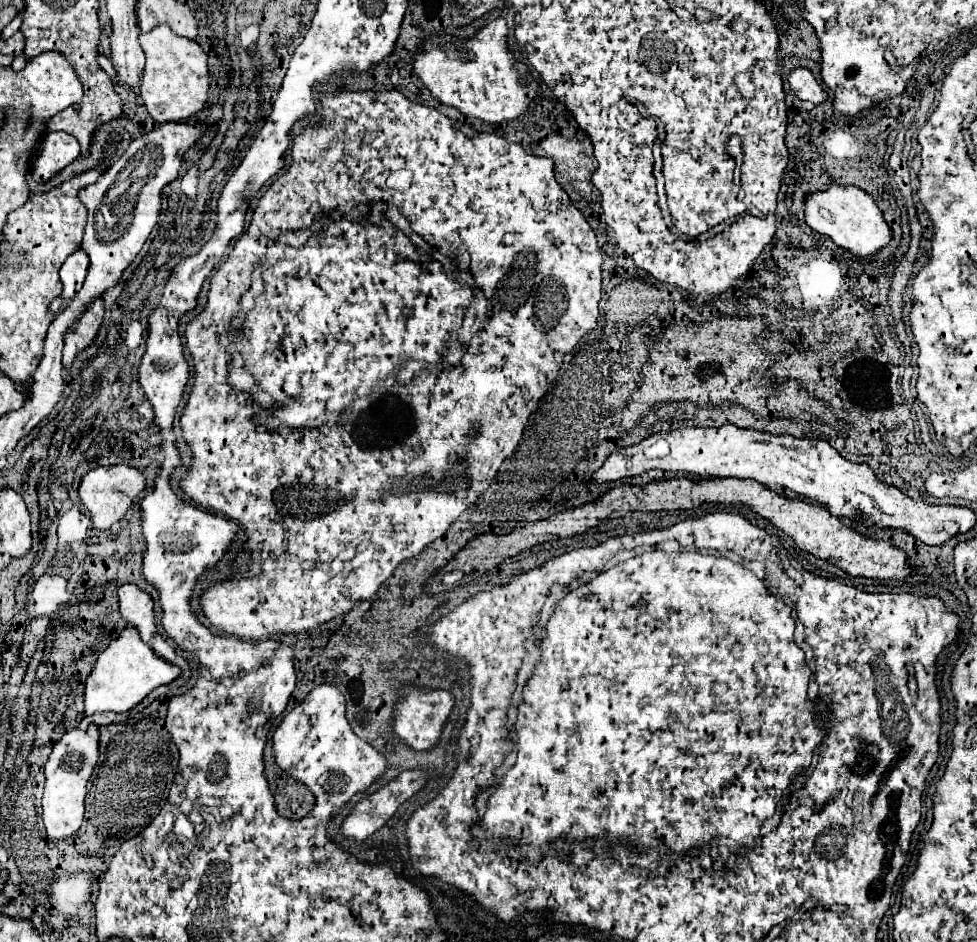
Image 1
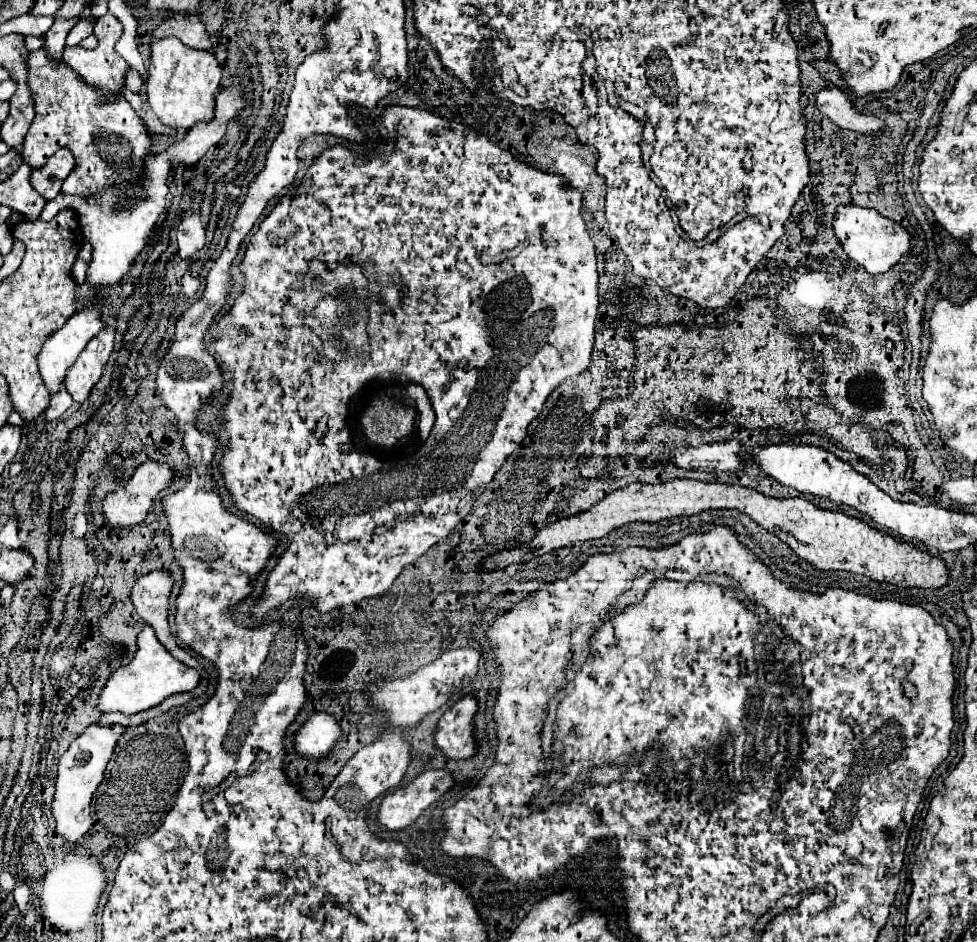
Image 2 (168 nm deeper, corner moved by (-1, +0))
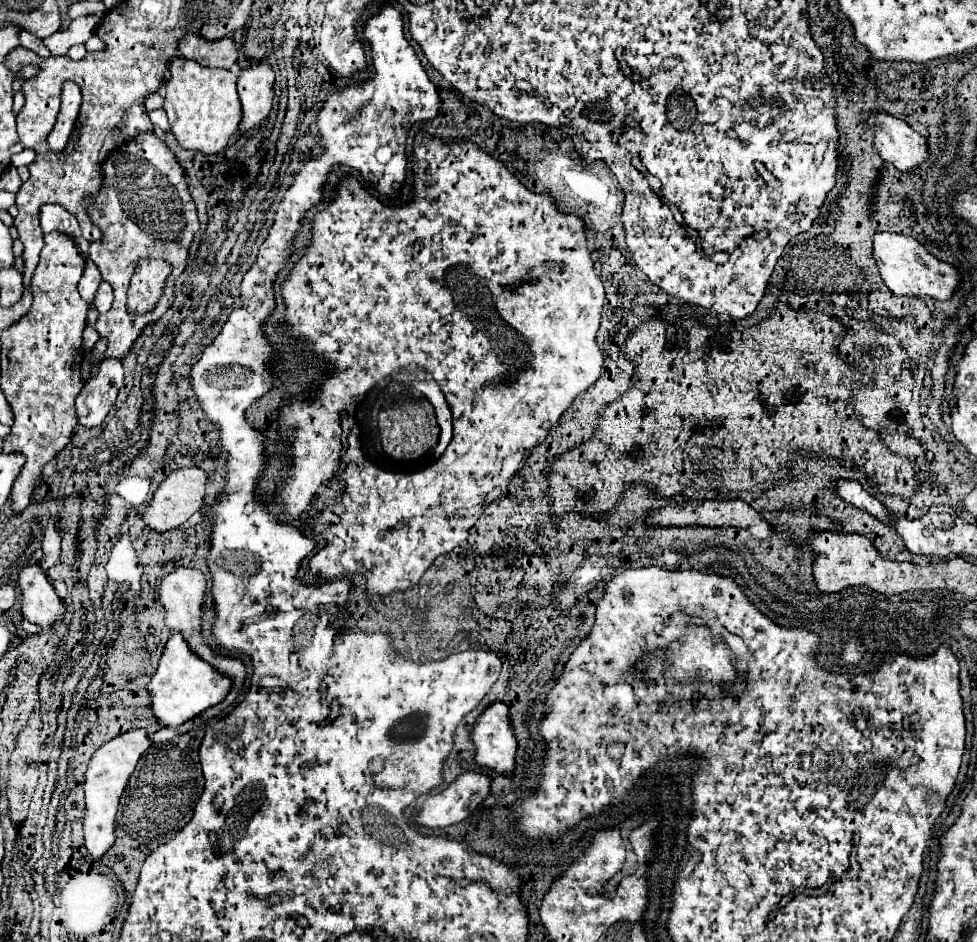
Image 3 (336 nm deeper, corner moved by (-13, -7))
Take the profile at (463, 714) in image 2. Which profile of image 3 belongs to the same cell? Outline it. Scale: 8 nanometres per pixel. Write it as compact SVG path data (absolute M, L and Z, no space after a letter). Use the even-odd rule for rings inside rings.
M501 701L491 703L471 727L475 745L475 763L497 773L513 773L515 765L515 735L507 721L507 707Z

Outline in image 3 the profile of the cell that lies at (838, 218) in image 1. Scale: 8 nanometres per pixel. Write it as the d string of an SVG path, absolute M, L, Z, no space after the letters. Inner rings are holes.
M875 233L873 235L873 259L879 267L883 283L895 295L909 295L909 297L933 297L945 301L959 283L959 273L949 263L935 259L917 239L907 237L903 233Z

